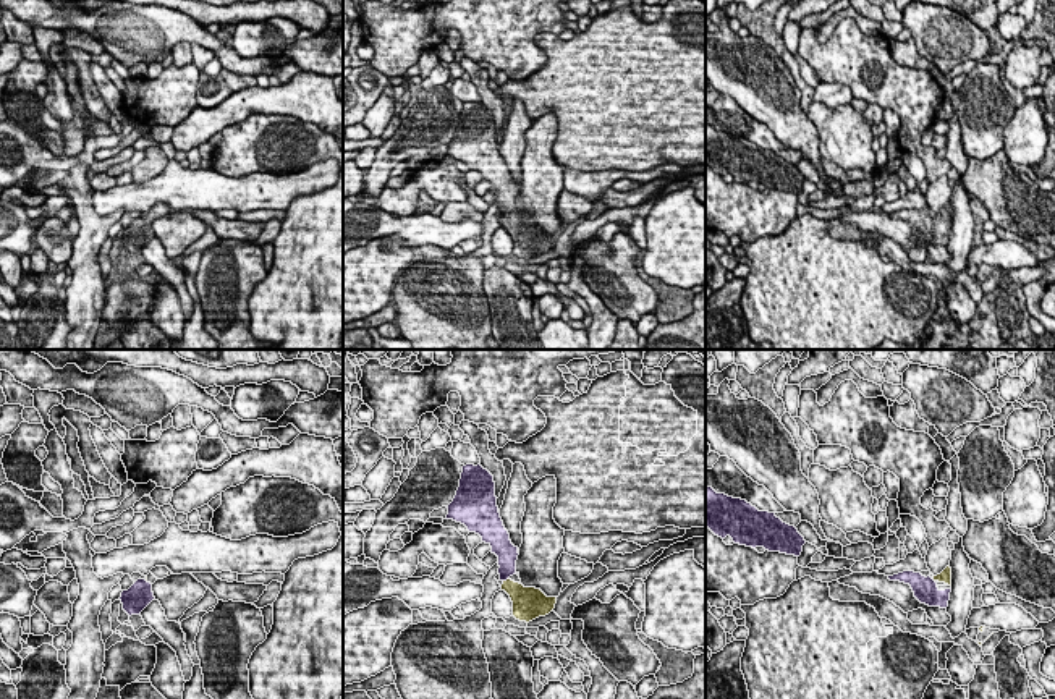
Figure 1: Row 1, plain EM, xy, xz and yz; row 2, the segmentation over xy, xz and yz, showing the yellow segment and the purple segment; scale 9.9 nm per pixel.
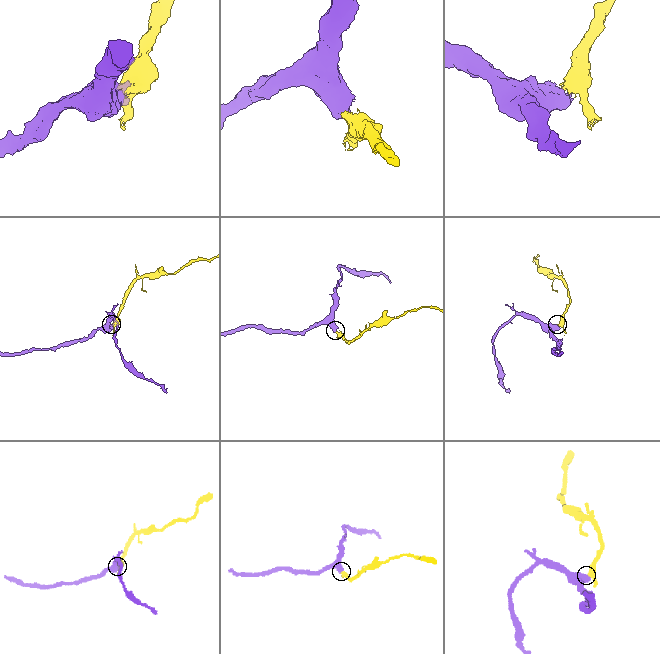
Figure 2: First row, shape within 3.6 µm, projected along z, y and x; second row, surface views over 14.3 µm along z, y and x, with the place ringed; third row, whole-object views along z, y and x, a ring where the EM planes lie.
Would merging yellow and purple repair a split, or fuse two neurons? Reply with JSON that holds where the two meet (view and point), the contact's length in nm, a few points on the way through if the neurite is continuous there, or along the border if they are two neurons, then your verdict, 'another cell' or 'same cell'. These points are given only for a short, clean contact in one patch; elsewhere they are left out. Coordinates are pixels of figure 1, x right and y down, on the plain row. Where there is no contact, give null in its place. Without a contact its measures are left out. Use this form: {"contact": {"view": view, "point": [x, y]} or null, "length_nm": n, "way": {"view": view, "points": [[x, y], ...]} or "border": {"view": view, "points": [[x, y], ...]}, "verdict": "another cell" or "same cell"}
{"contact": {"view": "xz", "point": [507, 217]}, "length_nm": 80, "way": {"view": "xz", "points": [[523, 237], [507, 217], [507, 193]]}, "verdict": "same cell"}

